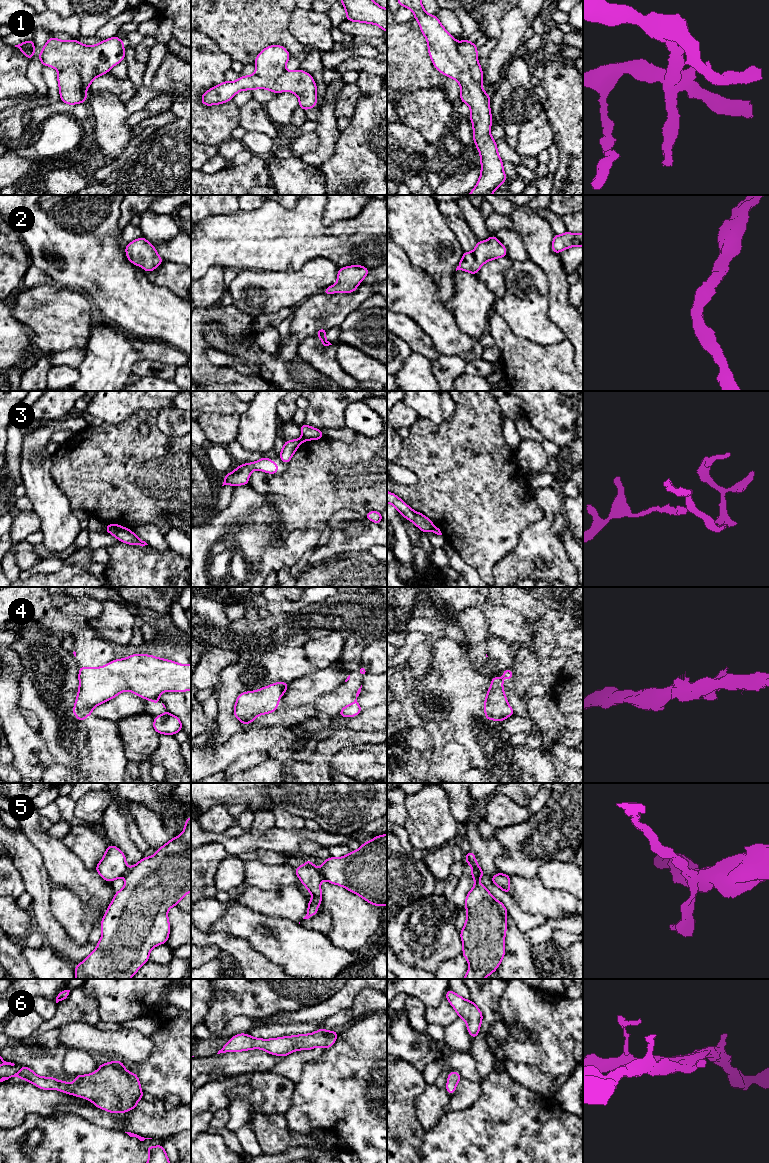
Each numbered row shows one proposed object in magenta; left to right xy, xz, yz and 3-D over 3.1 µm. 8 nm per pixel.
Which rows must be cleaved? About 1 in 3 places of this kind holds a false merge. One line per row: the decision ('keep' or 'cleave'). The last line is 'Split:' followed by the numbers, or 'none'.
1: keep
2: keep
3: cleave
4: keep
5: cleave
6: keep
Split: 3, 5

